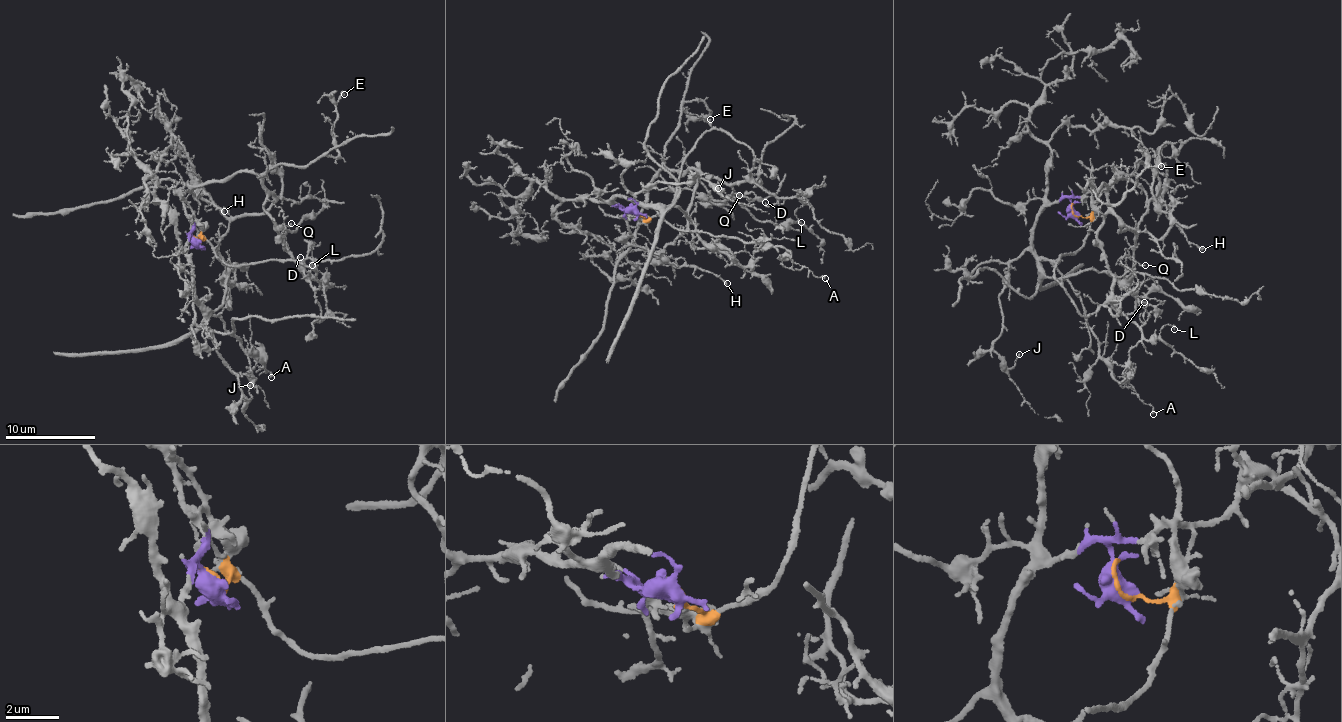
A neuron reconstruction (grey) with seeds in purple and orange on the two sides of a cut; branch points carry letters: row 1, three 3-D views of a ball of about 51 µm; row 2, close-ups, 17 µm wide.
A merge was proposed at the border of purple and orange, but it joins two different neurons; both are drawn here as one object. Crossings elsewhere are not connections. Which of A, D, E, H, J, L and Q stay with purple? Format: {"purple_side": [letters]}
{"purple_side": ["A", "H", "J"]}

